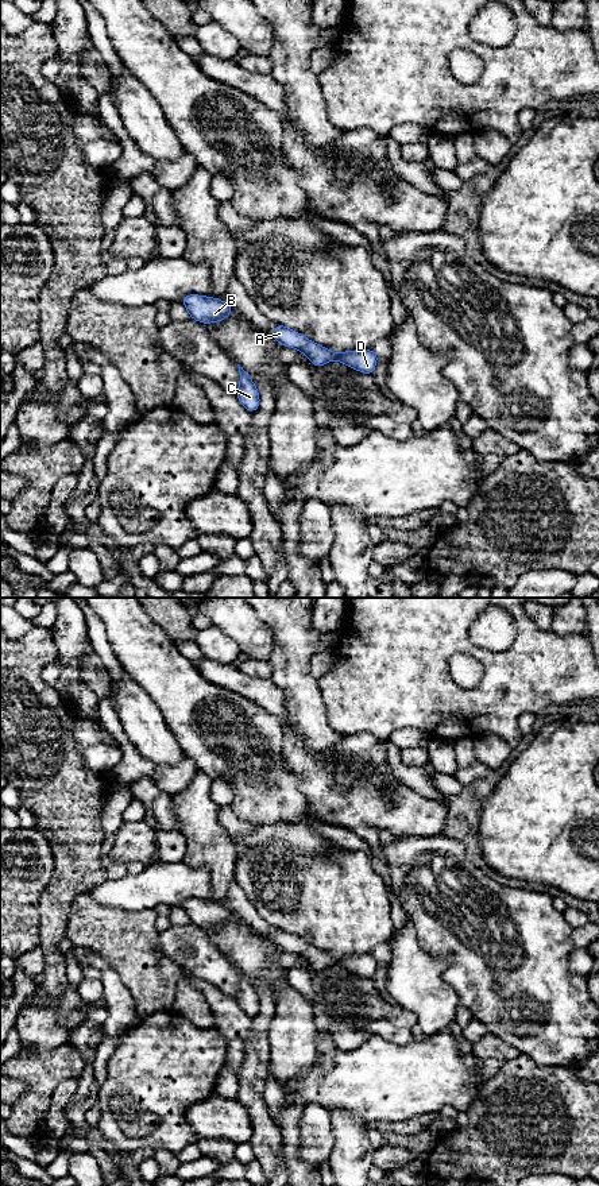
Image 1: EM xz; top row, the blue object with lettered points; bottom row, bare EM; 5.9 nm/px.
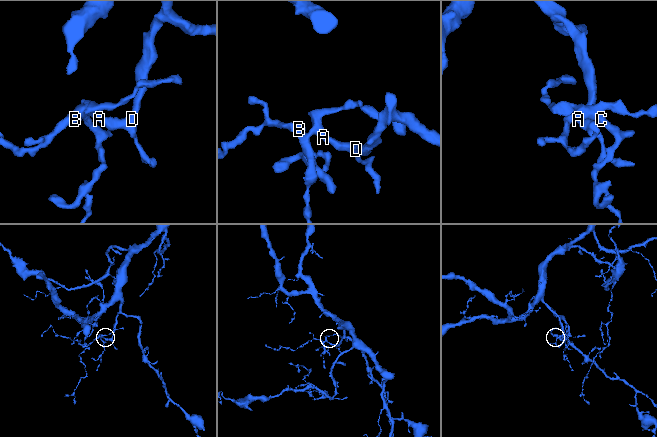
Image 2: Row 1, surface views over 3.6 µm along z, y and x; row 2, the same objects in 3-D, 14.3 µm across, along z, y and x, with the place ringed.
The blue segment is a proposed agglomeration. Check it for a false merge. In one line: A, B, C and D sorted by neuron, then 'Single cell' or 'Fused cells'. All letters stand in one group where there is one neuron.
Groups: A B C D. Single cell

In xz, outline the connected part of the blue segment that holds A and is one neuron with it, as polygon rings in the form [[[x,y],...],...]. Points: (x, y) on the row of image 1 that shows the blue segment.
[[[281,324],[273,329],[271,336],[283,347],[293,347],[302,352],[314,364],[314,368],[337,360],[355,371],[372,375],[376,367],[378,354],[374,349],[336,354]]]

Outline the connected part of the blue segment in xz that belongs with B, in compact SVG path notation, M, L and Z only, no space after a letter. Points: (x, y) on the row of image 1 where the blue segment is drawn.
M189 294L179 301L185 305L190 318L202 324L220 322L232 313L229 302L215 297Z

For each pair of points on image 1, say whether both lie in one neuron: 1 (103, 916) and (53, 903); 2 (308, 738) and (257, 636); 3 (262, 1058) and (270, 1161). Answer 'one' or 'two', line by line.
1: two
2: two
3: one

